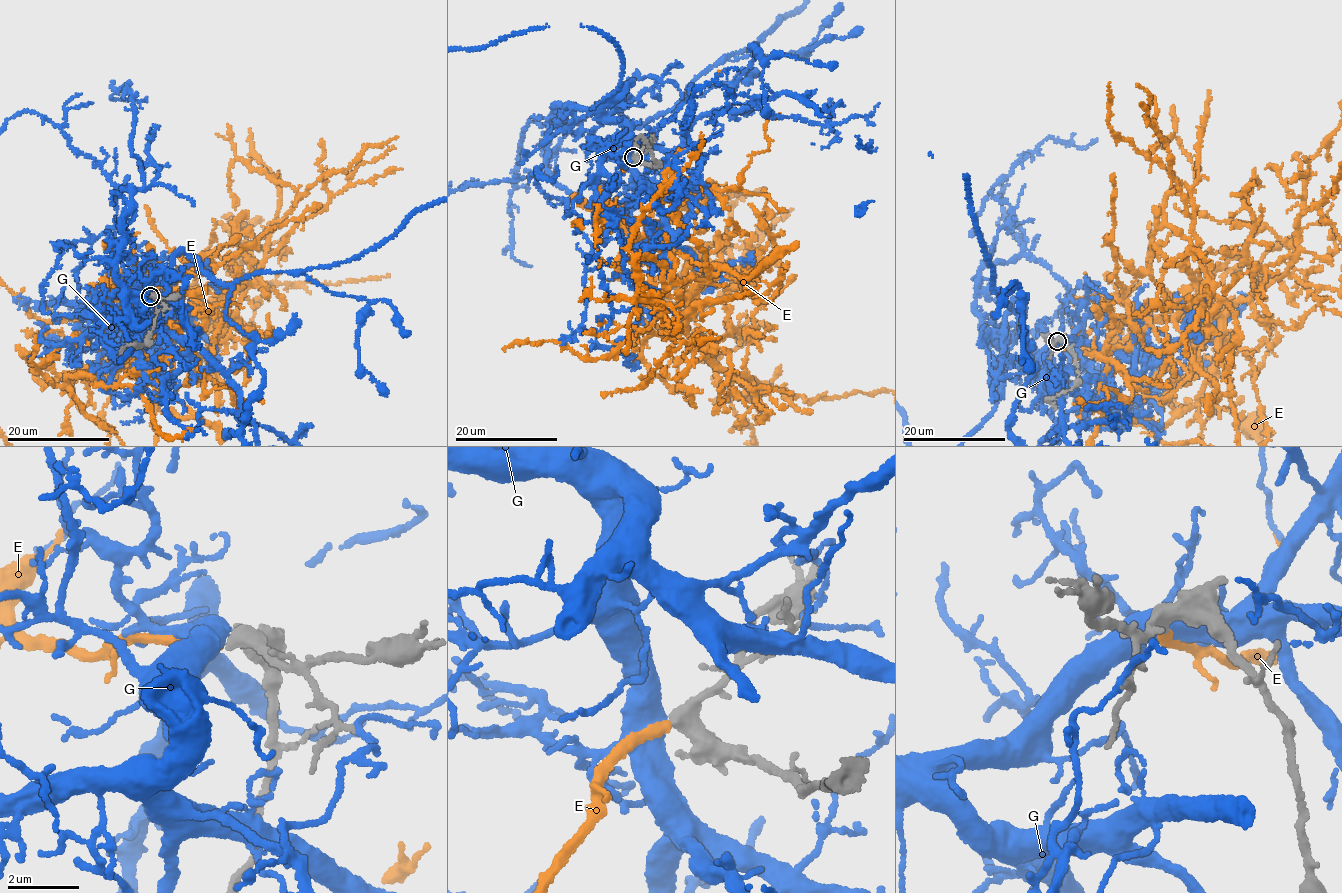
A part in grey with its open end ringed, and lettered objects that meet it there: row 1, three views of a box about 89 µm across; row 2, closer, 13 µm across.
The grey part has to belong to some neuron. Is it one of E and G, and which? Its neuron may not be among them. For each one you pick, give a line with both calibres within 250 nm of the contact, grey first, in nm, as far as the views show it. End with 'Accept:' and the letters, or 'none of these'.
E: 380 nm thick on the grey side, 240 nm on the other
Accept: E

